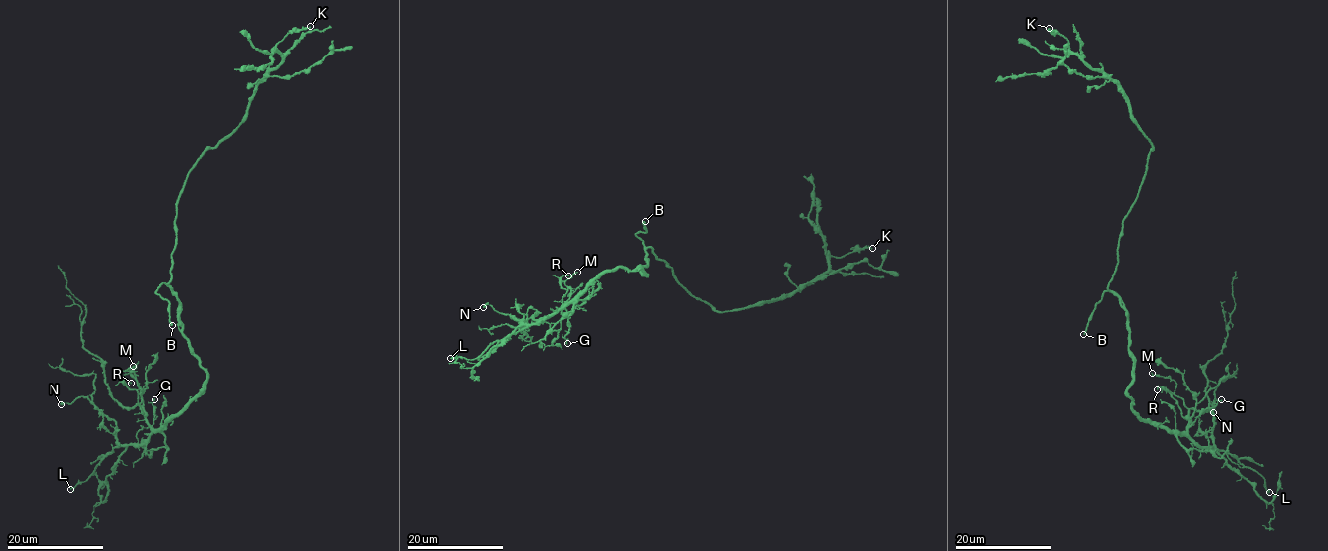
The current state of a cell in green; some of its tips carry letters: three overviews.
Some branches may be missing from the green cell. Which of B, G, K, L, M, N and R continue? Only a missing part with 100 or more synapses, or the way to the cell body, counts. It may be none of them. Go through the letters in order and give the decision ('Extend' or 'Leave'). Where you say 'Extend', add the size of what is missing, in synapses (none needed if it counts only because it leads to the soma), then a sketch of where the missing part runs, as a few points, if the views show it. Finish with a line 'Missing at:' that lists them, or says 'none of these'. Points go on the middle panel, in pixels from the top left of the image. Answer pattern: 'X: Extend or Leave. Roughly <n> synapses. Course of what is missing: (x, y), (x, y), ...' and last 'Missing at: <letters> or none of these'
B: Extend. Course of what is missing: (645, 221), (643, 211), (635, 202), (641, 193), (670, 191), (684, 182), (687, 187), (680, 165)
G: Leave
K: Leave
L: Leave
M: Leave
N: Leave
R: Leave
Missing at: B

